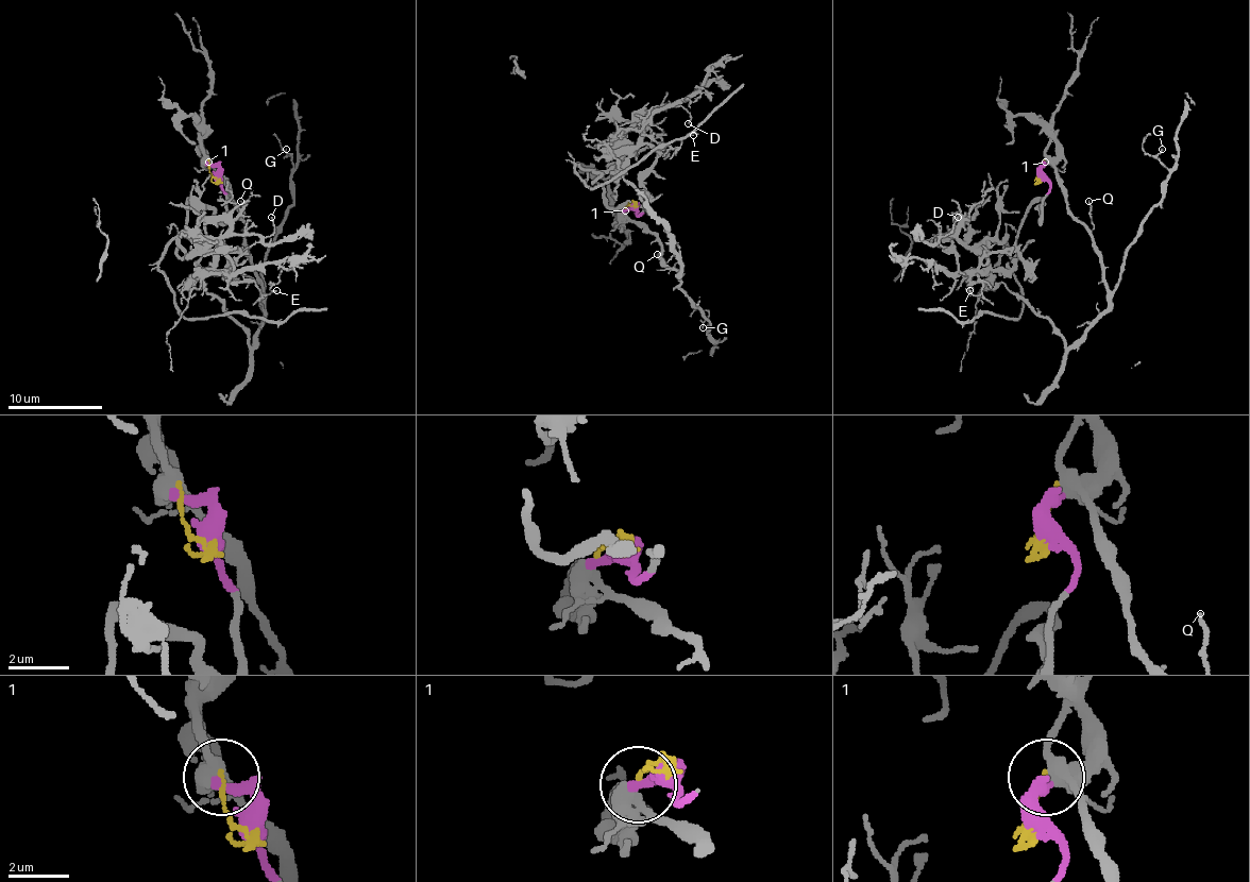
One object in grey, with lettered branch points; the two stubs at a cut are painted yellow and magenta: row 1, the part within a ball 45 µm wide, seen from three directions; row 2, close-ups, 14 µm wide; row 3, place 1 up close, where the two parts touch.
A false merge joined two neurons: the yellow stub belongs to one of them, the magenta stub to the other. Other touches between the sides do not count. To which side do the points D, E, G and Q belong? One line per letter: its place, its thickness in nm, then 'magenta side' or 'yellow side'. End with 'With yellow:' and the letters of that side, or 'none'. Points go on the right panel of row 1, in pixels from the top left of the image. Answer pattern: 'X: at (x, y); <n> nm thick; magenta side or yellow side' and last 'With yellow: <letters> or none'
D: at (958, 217); 110 nm thick; magenta side
E: at (969, 290); 110 nm thick; magenta side
G: at (1162, 149); 70 nm thick; yellow side
Q: at (1088, 201); 120 nm thick; yellow side
With yellow: G, Q

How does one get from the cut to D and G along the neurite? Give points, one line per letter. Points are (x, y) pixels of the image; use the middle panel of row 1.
D: (635, 204), (639, 216), (639, 206), (606, 204), (600, 173), (658, 107), (679, 104), (687, 123)
G: (635, 204), (627, 204), (625, 214), (656, 237), (661, 256), (710, 327), (708, 334), (706, 320), (704, 327)

